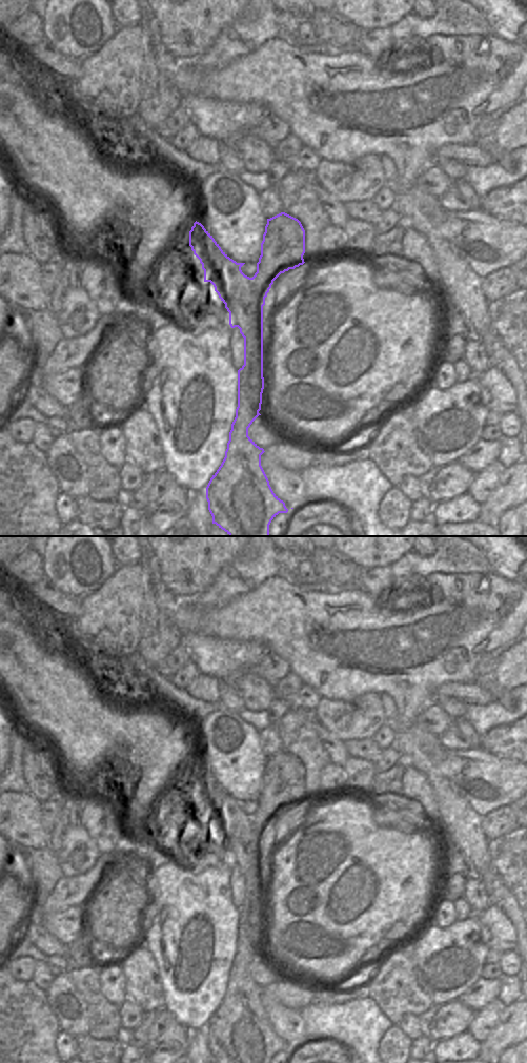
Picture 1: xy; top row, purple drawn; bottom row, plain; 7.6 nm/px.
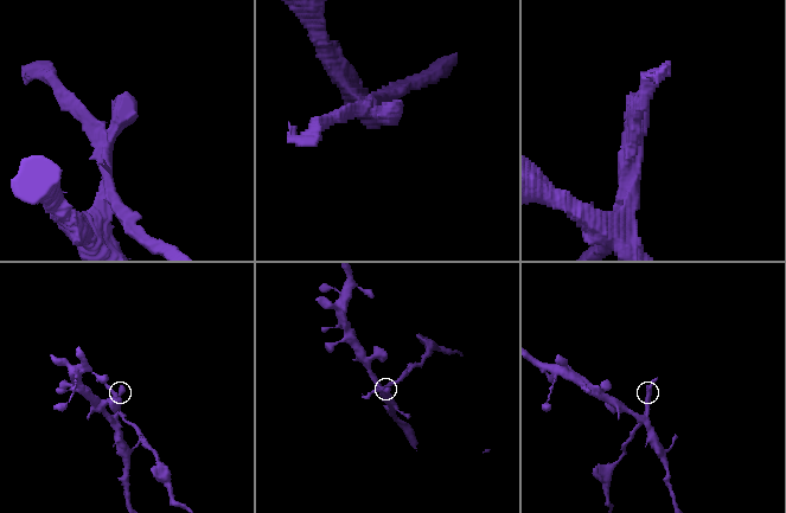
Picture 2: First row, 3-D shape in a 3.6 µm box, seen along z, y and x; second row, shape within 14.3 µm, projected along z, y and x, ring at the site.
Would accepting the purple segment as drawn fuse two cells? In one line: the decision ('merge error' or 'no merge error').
merge error

